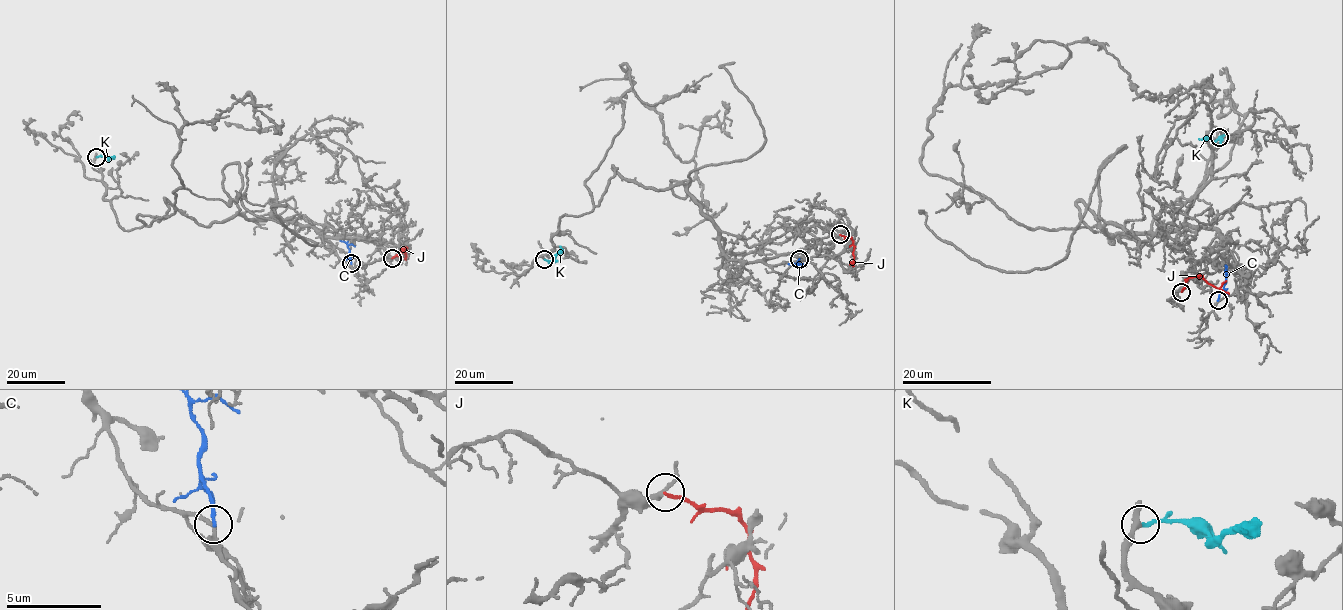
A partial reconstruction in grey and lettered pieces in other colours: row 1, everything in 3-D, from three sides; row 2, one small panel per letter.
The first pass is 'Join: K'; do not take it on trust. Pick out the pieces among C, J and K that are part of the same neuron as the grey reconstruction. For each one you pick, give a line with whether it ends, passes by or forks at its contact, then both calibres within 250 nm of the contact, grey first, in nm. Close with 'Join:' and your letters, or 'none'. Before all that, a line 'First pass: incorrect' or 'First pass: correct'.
First pass: correct
K: It ends there. Thickness 260 nm (grey) against 180 nm
Join: K

